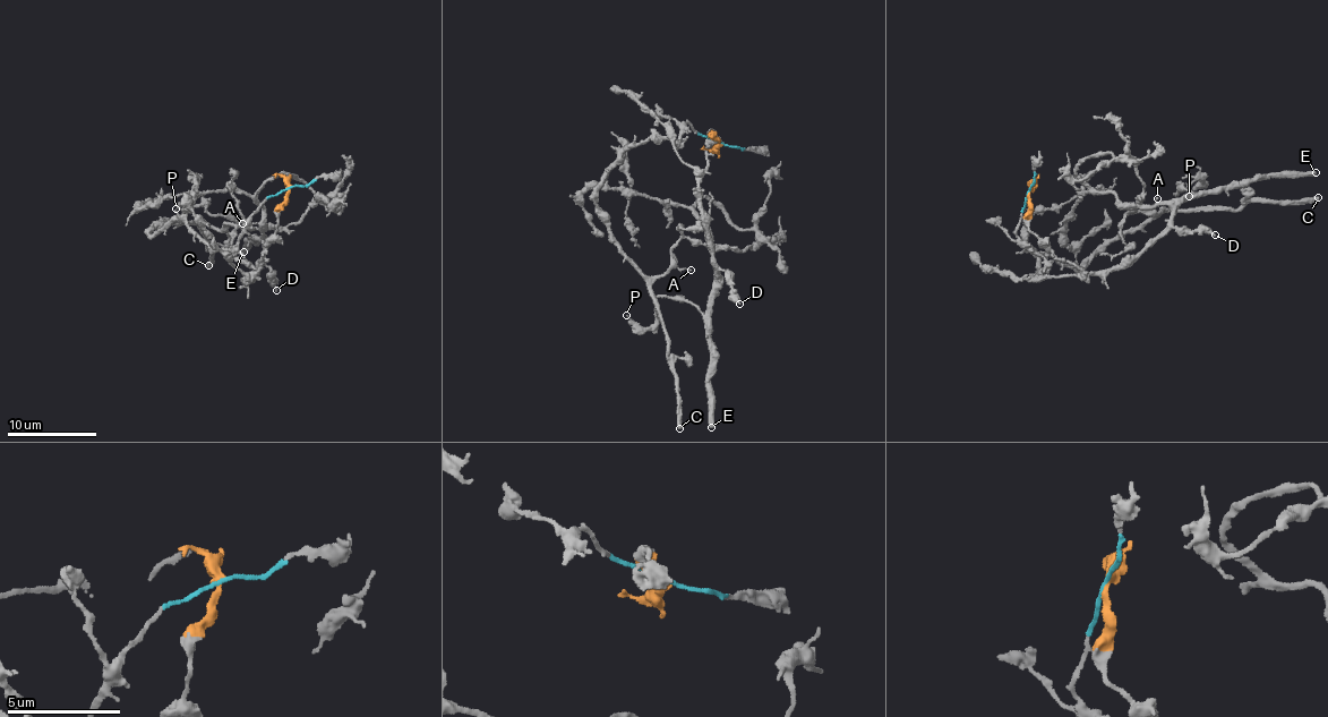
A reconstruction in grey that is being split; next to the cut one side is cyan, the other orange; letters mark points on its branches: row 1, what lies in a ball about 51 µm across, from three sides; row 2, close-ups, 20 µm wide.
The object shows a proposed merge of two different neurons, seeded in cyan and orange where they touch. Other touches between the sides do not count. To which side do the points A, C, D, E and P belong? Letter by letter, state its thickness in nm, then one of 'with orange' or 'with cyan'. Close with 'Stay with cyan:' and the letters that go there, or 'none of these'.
A: 130 nm thick; with cyan
C: 360 nm thick; with cyan
D: 240 nm thick; with orange
E: 420 nm thick; with orange
P: 140 nm thick; with orange
Stay with cyan: A, C

